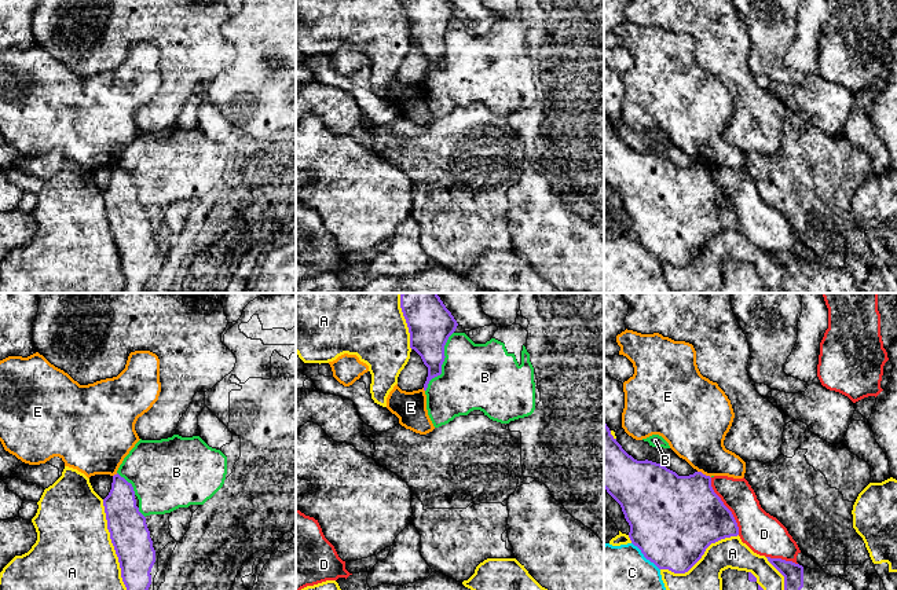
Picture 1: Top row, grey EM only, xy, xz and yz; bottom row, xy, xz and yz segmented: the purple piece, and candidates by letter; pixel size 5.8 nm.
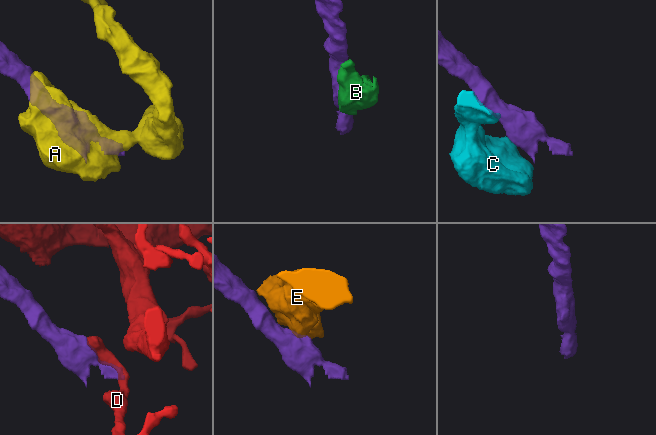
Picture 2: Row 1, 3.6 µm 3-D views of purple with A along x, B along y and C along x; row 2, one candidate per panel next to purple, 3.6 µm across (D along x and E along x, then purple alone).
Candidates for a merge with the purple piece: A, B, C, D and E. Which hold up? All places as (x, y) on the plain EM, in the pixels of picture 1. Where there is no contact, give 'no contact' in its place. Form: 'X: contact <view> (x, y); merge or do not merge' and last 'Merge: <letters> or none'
A: contact xy (114, 241); do not merge
B: contact xz (442, 55); do not merge
C: contact yz (645, 249); do not merge
D: contact yz (725, 198); do not merge
E: contact yz (705, 167); do not merge
Merge: none

